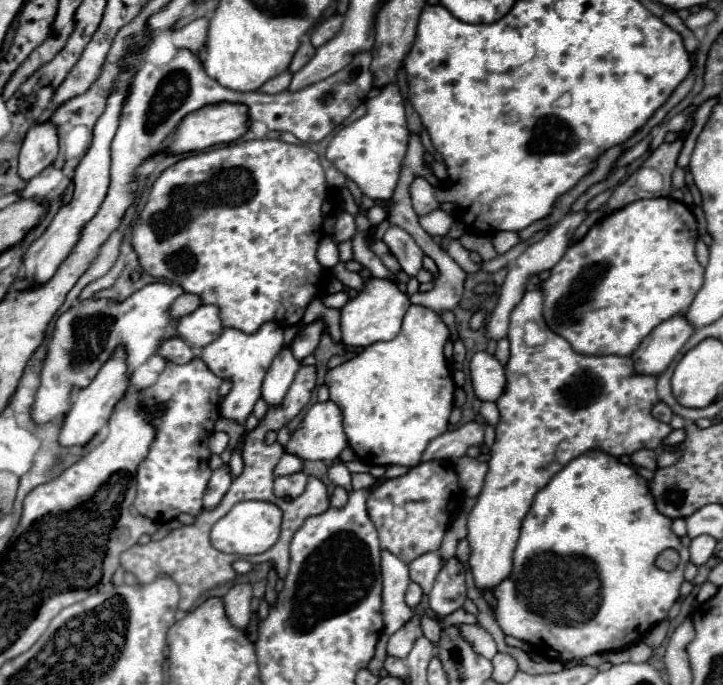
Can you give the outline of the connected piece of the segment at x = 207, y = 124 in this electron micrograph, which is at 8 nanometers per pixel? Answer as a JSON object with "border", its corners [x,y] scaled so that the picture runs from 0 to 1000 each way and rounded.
{"border":[[[313,147],[282,153],[279,159],[254,171],[243,194],[235,197],[235,206],[230,209],[227,220],[230,223],[257,223],[257,220],[279,220],[285,215],[304,212],[304,209],[321,209],[321,206],[329,206],[343,191],[343,185],[346,185],[346,168],[340,165],[340,153],[313,150]]]}

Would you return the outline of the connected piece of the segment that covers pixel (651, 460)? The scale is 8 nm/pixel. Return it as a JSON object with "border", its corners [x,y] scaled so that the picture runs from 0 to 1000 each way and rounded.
{"border":[[[885,655],[885,658],[880,658],[874,664],[874,673],[880,679],[885,679],[885,682],[899,685],[899,688],[910,685],[910,679],[907,679],[907,658],[902,658],[902,655]]]}

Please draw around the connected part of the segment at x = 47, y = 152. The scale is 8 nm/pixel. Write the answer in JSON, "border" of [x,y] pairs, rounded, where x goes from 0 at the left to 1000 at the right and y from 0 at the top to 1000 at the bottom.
{"border":[[[72,177],[50,180],[36,194],[28,218],[25,253],[30,261],[44,261],[58,253],[80,226],[80,188]]]}

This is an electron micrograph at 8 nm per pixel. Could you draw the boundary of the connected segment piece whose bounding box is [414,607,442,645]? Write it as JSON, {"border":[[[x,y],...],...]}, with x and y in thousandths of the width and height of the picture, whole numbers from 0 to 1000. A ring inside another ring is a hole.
{"border":[[[575,886],[573,892],[584,901],[584,921],[586,921],[586,930],[595,933],[595,936],[603,942],[603,939],[606,939],[606,930],[611,927],[611,918],[609,918],[606,907],[603,907],[603,904],[595,904],[595,901],[584,892],[584,886]]]}

